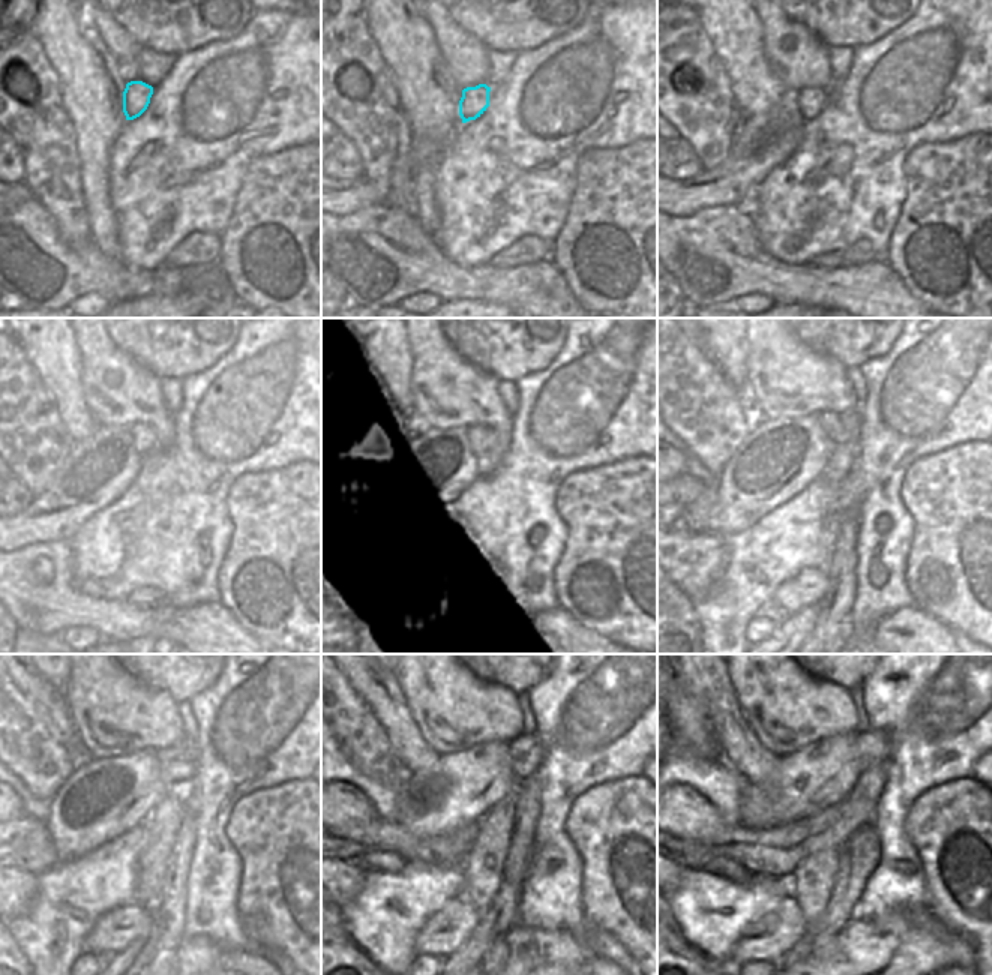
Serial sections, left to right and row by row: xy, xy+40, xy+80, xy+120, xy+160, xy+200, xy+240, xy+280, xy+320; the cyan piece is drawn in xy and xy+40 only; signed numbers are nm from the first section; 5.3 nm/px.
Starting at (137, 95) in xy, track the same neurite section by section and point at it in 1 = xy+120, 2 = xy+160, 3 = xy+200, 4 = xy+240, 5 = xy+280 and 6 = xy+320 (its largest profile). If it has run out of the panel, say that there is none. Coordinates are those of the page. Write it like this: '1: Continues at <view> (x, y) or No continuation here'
1: Continues at xy+120 (144, 440)
2: Continues at xy+160 (480, 438)
3: Continues at xy+200 (842, 428)
4: Continues at xy+240 (176, 764)
5: Continues at xy+280 (526, 752)
6: Continues at xy+320 (875, 746)

